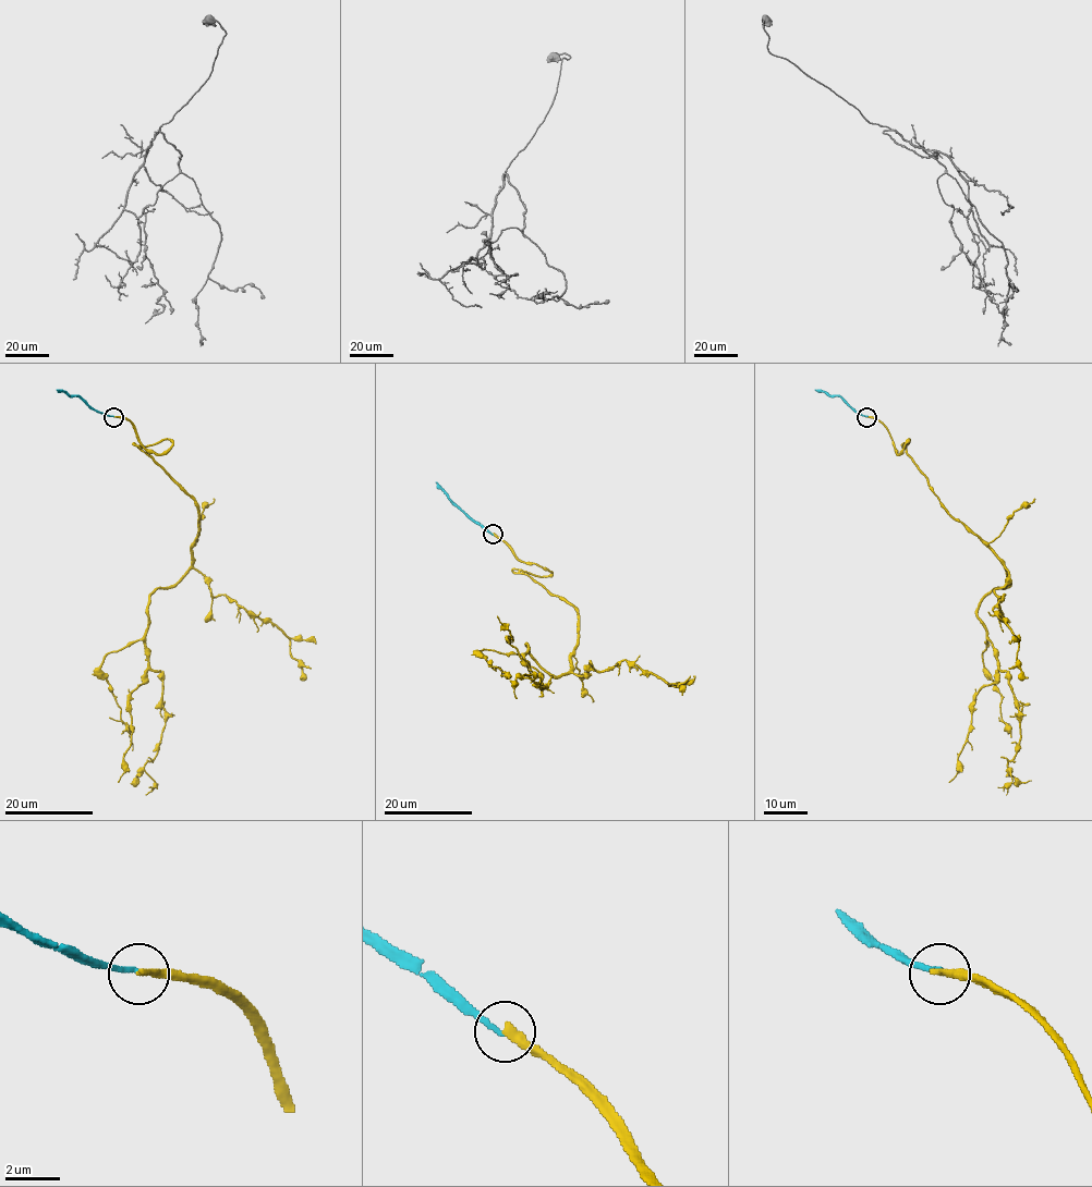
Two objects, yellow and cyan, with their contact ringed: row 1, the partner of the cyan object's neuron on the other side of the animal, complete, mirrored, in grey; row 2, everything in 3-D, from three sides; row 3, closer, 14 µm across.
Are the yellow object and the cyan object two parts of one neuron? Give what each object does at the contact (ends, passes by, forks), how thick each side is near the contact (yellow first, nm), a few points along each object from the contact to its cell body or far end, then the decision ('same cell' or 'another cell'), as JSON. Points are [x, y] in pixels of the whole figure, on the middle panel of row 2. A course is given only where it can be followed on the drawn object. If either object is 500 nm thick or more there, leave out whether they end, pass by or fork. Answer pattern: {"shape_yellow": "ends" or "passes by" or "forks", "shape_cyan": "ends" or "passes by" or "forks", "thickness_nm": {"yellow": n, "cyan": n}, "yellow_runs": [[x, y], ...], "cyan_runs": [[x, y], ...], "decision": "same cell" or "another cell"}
{"shape_yellow": "ends", "shape_cyan": "ends", "thickness_nm": {"yellow": 300, "cyan": 190}, "yellow_runs": [[494, 535], [551, 573], [520, 572], [575, 610], [570, 669], [550, 675], [528, 644], [544, 686], [525, 672]], "cyan_runs": [[494, 535], [471, 521], [435, 481]], "decision": "another cell"}

